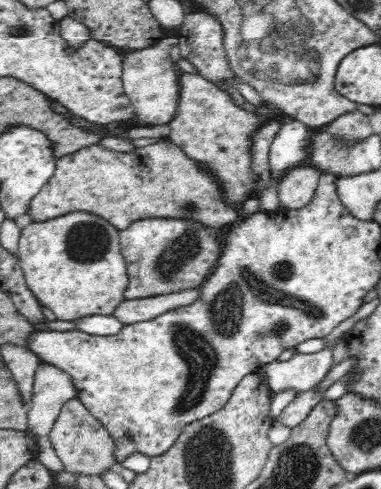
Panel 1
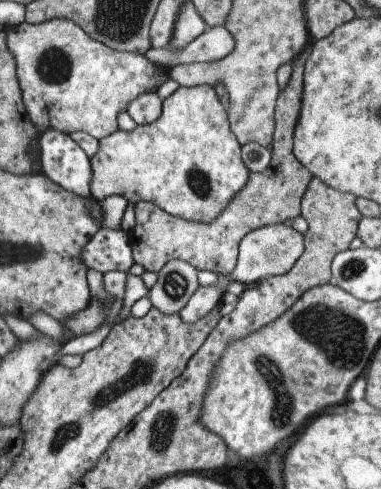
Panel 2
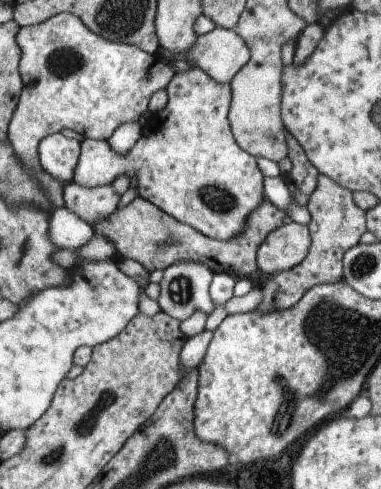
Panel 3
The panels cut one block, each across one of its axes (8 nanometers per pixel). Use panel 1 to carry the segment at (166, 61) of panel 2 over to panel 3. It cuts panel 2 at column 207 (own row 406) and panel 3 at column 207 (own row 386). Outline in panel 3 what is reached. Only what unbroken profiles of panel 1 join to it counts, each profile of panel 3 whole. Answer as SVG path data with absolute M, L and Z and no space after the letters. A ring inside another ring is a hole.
M215 26L211 32L197 36L185 62L201 68L217 84L229 86L249 58L249 48L235 30Z

